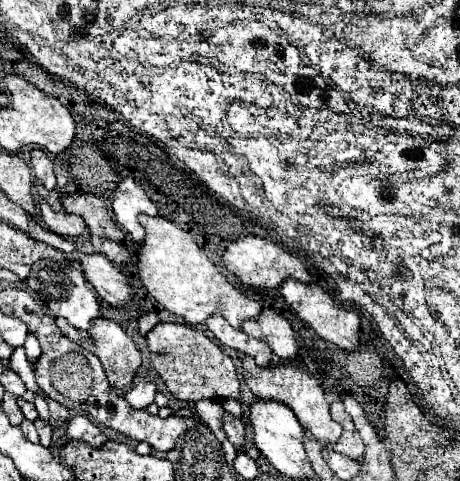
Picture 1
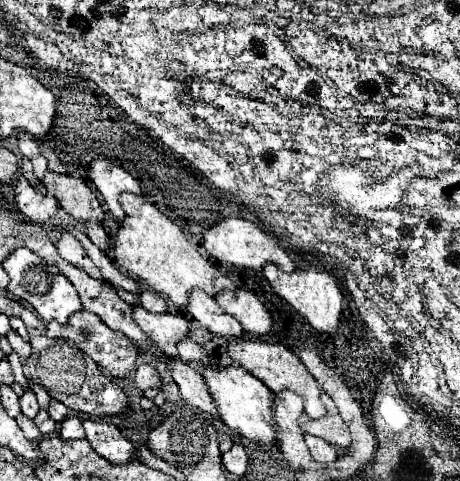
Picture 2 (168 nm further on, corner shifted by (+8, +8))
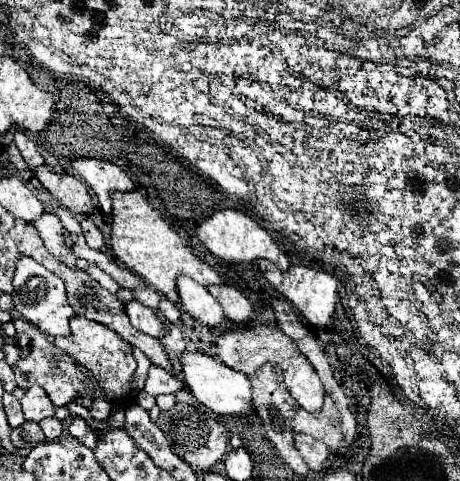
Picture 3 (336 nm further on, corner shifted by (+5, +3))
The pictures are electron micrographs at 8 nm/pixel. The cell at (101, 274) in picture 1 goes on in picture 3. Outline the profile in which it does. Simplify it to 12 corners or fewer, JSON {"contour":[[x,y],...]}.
{"contour":[[43,213],[33,225],[49,253],[75,267],[65,227],[53,213]]}

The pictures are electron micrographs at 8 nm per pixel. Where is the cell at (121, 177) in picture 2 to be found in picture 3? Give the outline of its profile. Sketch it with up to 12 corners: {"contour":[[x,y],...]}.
{"contour":[[89,159],[77,167],[93,187],[99,207],[111,213],[111,191],[133,191],[131,177],[111,161]]}

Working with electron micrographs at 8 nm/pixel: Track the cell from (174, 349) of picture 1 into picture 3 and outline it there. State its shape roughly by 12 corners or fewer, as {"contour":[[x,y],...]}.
{"contour":[[127,303],[131,325],[155,339],[167,333],[153,309]]}

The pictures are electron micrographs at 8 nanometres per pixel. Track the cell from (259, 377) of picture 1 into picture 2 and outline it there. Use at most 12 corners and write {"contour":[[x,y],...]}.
{"contour":[[240,340],[236,364],[272,392],[304,400],[310,418],[326,414],[320,386],[280,342]]}

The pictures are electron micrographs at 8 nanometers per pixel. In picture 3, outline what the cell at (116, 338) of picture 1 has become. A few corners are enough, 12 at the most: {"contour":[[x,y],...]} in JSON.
{"contour":[[75,315],[55,345],[113,401],[131,397],[133,347]]}

